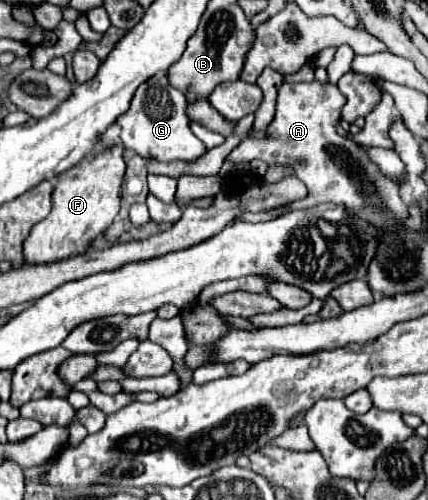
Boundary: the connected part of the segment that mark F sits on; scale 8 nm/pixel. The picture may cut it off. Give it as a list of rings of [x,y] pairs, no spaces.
[[[114,144],[94,154],[92,160],[82,160],[80,164],[56,174],[52,190],[52,212],[38,222],[28,238],[24,240],[26,264],[54,262],[60,258],[70,258],[84,254],[92,246],[98,234],[104,234],[120,210],[120,186],[124,178],[126,164],[122,160],[122,146]]]

